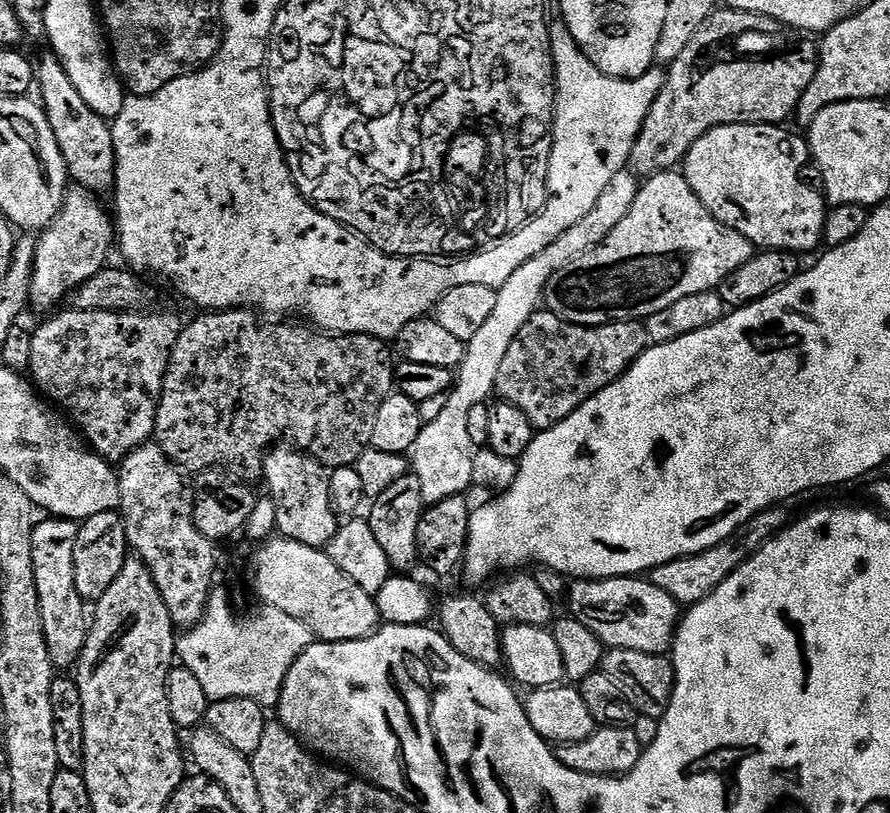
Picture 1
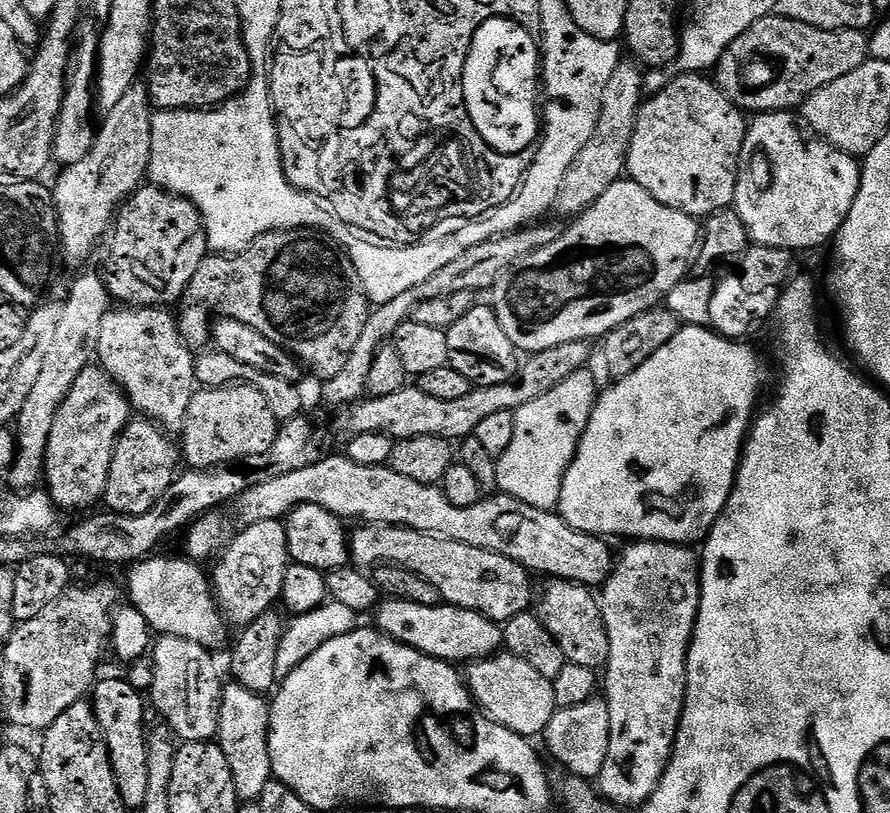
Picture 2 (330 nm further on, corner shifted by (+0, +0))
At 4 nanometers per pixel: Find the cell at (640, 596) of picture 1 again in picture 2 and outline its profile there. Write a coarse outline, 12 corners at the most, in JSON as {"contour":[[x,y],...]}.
{"contour":[[393,524],[350,536],[361,570],[405,568],[497,622],[533,607],[502,554]]}

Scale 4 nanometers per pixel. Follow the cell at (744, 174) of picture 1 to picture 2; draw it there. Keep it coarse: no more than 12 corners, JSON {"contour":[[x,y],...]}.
{"contour":[[707,75],[641,104],[626,172],[658,202],[733,207],[749,121]]}

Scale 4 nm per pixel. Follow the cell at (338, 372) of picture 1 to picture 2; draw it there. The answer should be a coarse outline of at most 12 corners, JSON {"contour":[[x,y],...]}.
{"contour":[[267,232],[209,254],[178,304],[209,347],[214,318],[296,344],[338,374],[370,305],[339,239]]}

